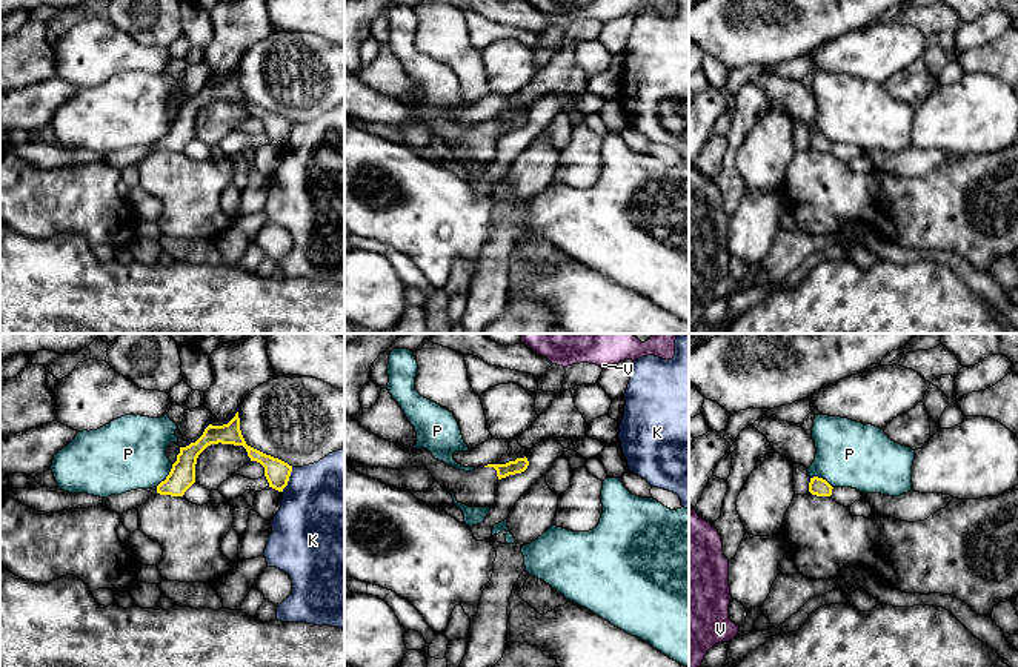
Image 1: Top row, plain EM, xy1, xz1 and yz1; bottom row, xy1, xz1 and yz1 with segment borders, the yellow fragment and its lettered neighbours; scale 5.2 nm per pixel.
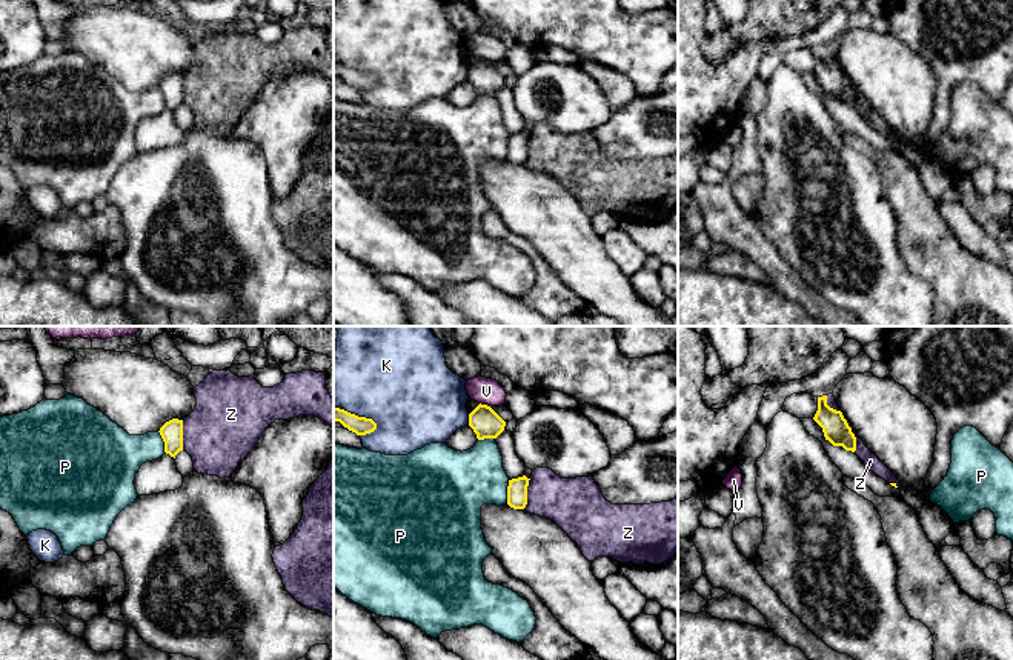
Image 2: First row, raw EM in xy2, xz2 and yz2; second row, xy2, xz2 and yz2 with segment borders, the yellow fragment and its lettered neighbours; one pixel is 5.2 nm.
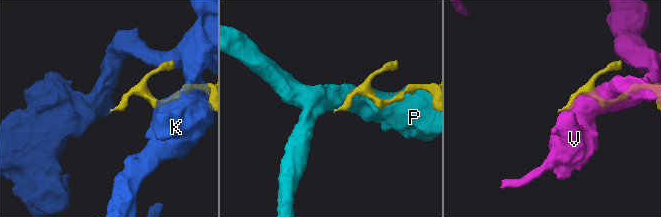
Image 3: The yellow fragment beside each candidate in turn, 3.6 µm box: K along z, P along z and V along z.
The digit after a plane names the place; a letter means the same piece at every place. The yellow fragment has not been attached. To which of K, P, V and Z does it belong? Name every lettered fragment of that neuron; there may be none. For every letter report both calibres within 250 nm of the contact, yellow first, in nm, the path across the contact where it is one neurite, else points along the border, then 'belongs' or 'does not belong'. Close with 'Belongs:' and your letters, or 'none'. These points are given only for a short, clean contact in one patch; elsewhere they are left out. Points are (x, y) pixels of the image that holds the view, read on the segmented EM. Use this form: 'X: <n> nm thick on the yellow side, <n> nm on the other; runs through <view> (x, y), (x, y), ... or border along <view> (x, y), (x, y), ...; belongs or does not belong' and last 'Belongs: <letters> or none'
K: 100 nm thick on the yellow side, 480 nm on the other; does not belong
P: 140 nm thick on the yellow side, 380 nm on the other; does not belong
V: 160 nm thick on the yellow side, 140 nm on the other; does not belong
Z: 120 nm thick on the yellow side, 380 nm on the other; does not belong
Belongs: none

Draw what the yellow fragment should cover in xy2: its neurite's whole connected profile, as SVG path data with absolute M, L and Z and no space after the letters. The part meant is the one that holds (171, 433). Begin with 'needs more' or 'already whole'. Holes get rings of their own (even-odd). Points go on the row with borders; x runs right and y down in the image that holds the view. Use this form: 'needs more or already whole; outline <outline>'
already whole; outline M172 418L160 428L164 452L175 458L183 451L183 420Z

